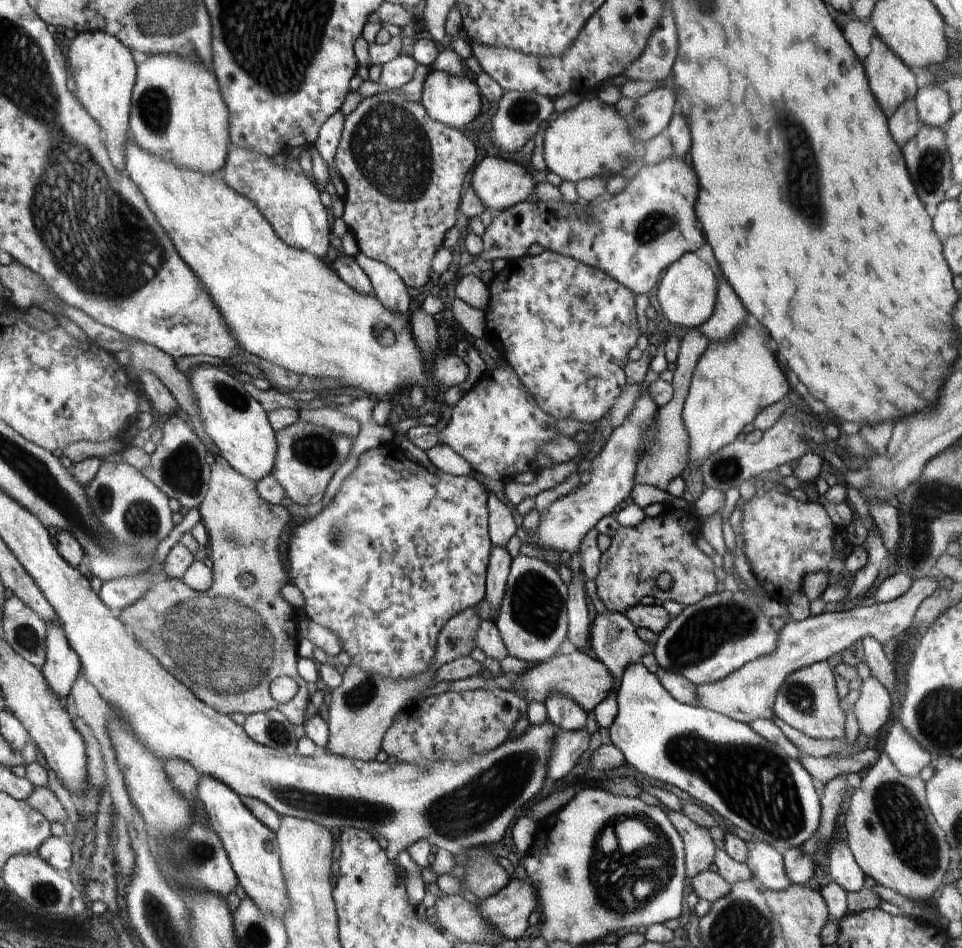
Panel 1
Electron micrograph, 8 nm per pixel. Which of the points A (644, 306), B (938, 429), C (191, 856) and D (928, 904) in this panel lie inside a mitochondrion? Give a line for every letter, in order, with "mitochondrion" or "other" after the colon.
A: other
B: other
C: mitochondrion
D: other

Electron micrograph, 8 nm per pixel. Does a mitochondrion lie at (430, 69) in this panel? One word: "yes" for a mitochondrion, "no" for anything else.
no

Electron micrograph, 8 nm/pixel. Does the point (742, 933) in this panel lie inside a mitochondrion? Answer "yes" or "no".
yes

